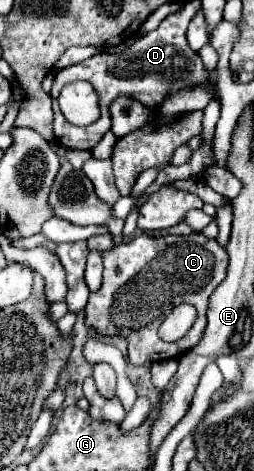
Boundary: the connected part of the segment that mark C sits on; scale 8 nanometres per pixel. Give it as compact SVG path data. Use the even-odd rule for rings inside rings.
M202 233L190 235L138 235L122 245L102 253L104 279L102 287L88 297L86 323L98 329L106 337L128 339L128 361L132 365L144 365L146 357L152 361L176 359L184 351L198 345L206 331L206 307L208 297L222 283L228 269L228 253L216 239L208 239ZM182 303L190 303L198 311L198 319L192 329L176 343L166 343L158 337L158 327L164 317Z

